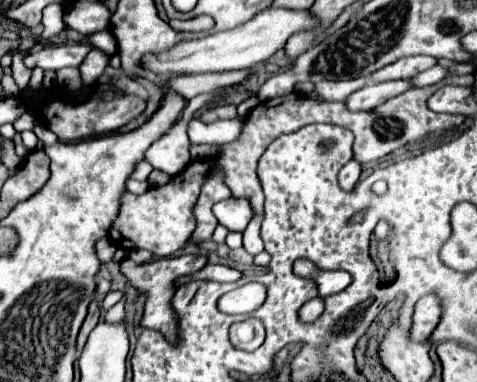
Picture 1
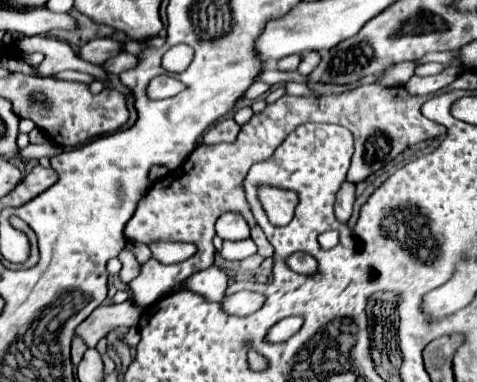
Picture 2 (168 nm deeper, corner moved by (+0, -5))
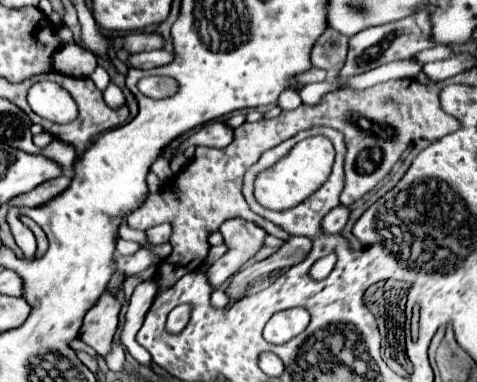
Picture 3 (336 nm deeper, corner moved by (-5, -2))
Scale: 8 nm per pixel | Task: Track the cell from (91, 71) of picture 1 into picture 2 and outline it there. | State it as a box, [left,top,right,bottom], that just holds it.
[102,52,138,74]

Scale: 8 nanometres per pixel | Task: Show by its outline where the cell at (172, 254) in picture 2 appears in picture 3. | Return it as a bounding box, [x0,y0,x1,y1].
[145,223,172,245]

